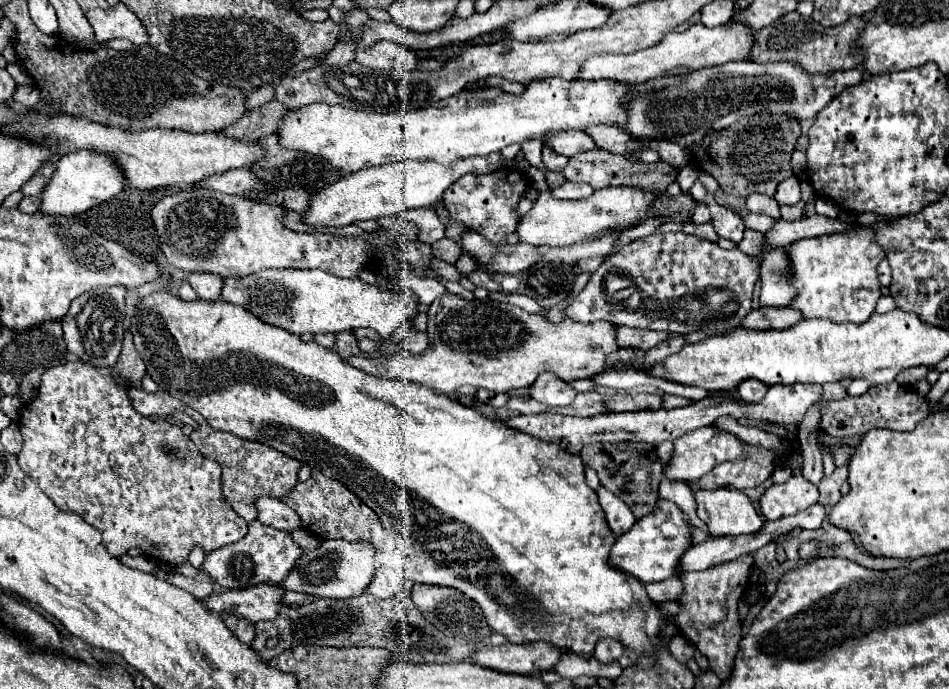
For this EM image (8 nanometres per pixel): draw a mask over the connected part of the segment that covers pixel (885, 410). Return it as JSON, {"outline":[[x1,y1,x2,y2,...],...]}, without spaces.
{"outline":[[898,382,892,384,876,384,862,396,846,396,836,402,826,402,820,406,820,430,834,438,854,438,864,436,872,428,890,428,908,432,914,430,918,422,922,422,930,414,930,406,924,396,918,396,912,386,902,386]]}

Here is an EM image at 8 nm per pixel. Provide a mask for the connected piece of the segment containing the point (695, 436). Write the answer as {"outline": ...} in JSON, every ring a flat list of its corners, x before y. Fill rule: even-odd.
{"outline":[[708,426,708,428,698,428,696,432,688,432,688,436,680,436,680,440,676,440,674,444,674,454,670,458,670,462,664,468,664,476,668,480,696,480,698,476,708,474,716,464,722,464,726,460,738,460,742,458,742,444,734,434,728,434,716,426]]}

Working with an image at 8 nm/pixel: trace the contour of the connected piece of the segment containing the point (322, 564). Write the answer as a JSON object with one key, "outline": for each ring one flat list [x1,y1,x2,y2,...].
{"outline":[[324,540,316,550,312,552,304,552,300,556,300,560,296,560,296,568,292,568,292,572,288,572,288,578,282,582,284,590,292,590,292,592,302,592,302,594,310,594,310,596,318,596,318,598,352,598,352,596,360,596,368,584,372,582,374,576,374,568,372,568,372,560,374,560,376,550,372,548,370,542,346,542,346,540]]}

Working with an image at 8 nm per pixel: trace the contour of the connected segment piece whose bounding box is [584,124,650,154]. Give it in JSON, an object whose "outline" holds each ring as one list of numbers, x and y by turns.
{"outline":[[590,124,584,128,586,134,594,138,594,144,600,148,606,148,614,154,626,154,626,152,638,152,640,148,650,148,650,140,636,140,628,132,616,128,616,126,604,126,604,124]]}

